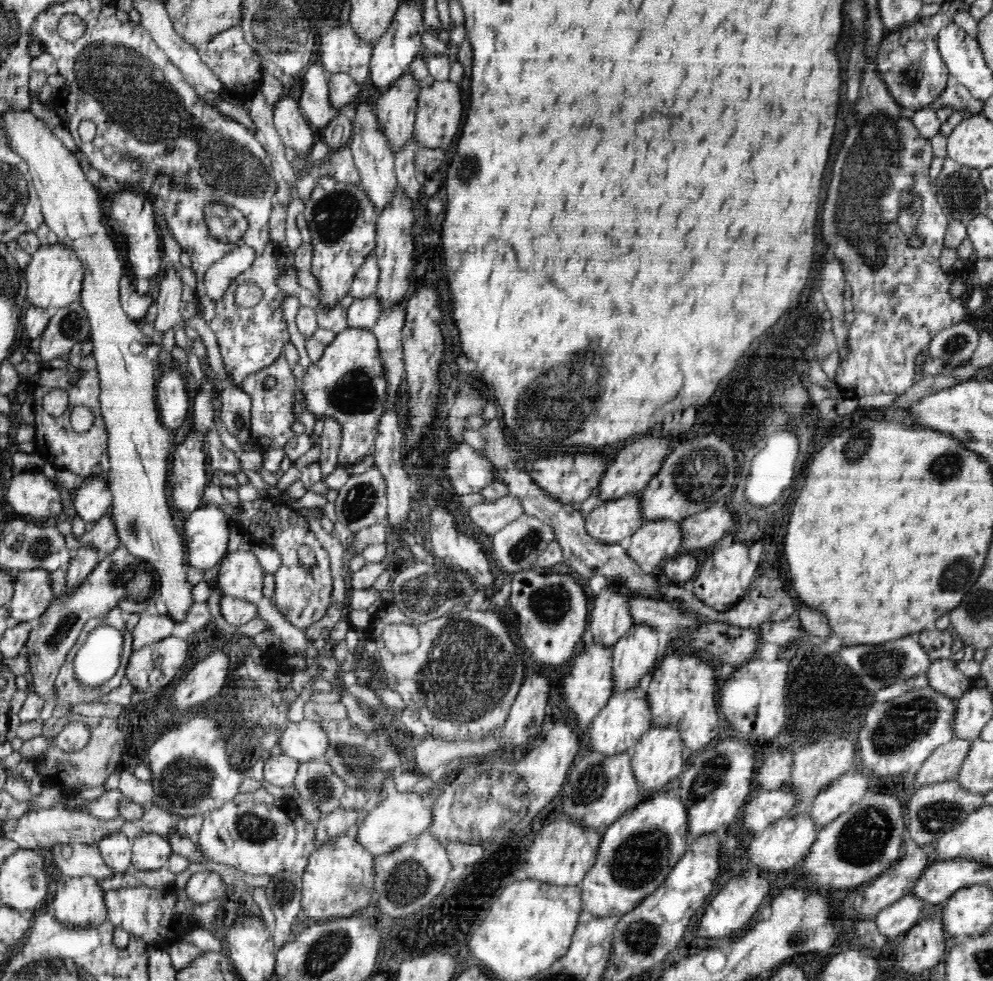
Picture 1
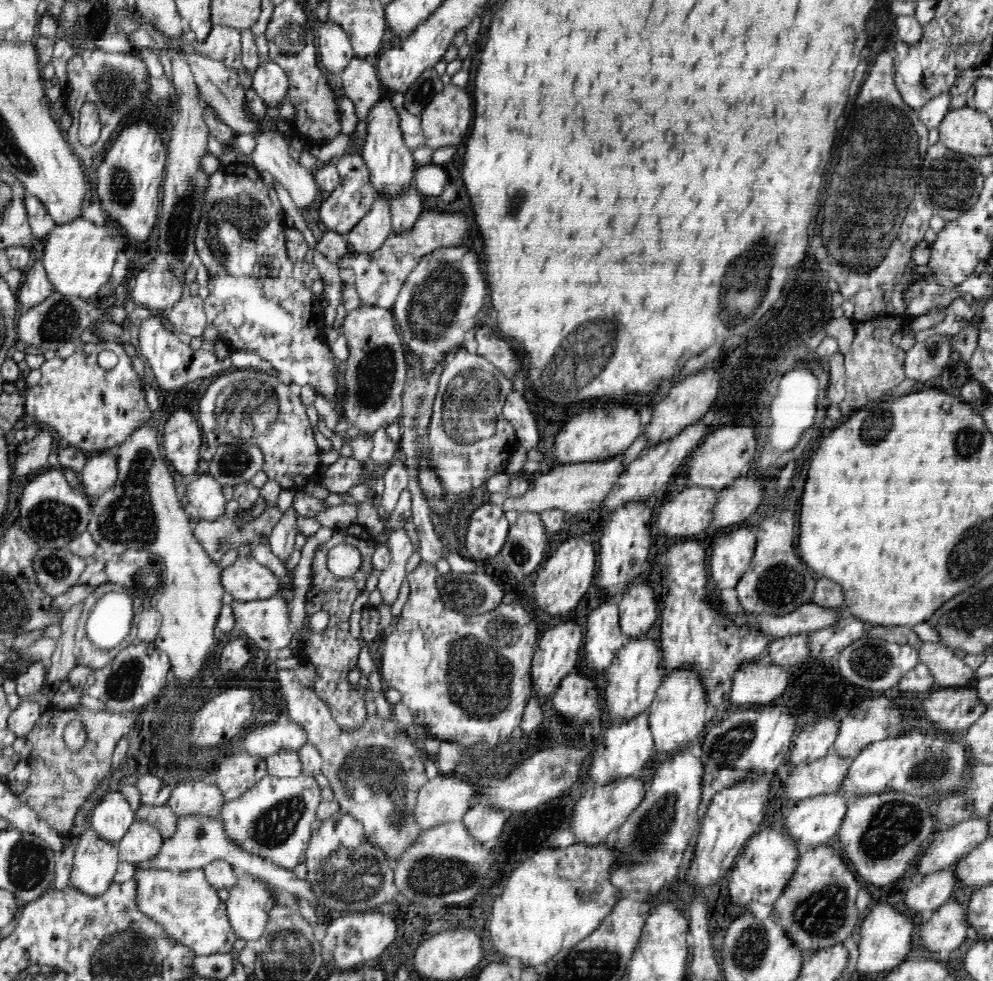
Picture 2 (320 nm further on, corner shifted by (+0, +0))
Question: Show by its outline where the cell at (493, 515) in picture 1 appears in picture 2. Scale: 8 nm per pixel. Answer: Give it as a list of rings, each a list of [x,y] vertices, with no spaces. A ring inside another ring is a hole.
[[[622,456],[612,457],[606,461],[579,462],[578,465],[557,466],[547,474],[536,474],[531,477],[530,487],[526,494],[518,497],[508,496],[502,510],[515,510],[518,514],[538,514],[546,508],[560,508],[561,514],[578,515],[586,514],[599,507],[606,494],[612,490],[616,480],[622,472]]]

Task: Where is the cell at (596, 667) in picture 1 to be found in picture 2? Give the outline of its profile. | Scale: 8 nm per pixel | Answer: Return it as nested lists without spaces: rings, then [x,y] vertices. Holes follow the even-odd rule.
[[[607,600],[589,613],[586,620],[584,652],[592,672],[608,669],[618,652],[629,641],[619,625],[619,608],[616,602]]]

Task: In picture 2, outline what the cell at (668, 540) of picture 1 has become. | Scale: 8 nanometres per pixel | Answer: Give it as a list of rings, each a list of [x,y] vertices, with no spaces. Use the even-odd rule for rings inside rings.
[[[700,486],[686,487],[660,508],[658,520],[654,524],[656,536],[666,534],[667,538],[687,540],[690,536],[694,536],[694,534],[700,534],[702,528],[709,527],[713,522],[712,510],[716,508],[716,498],[718,498],[718,491]]]

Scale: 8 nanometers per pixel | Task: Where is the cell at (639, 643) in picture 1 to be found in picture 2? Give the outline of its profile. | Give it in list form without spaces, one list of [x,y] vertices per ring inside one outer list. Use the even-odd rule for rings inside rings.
[[[640,580],[628,586],[628,592],[616,601],[619,625],[624,636],[642,637],[652,630],[658,618],[658,602],[648,582]]]

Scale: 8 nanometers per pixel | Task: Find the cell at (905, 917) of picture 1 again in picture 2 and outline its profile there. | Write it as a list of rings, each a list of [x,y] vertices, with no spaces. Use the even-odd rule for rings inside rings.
[[[948,867],[946,870],[941,870],[936,873],[928,873],[926,876],[913,876],[910,881],[906,880],[905,882],[912,882],[910,886],[908,886],[908,890],[906,890],[906,896],[904,899],[906,910],[910,912],[910,914],[922,914],[922,920],[927,921],[930,920],[930,916],[934,914],[934,911],[942,904],[948,902],[952,899],[952,892],[957,885],[956,876],[953,876],[953,867]]]

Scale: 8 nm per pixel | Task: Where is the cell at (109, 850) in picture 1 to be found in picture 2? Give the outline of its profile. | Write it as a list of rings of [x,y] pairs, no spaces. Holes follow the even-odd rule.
[[[110,792],[94,808],[90,828],[96,831],[100,839],[118,846],[120,839],[134,821],[135,812],[126,802],[126,797],[120,792]]]

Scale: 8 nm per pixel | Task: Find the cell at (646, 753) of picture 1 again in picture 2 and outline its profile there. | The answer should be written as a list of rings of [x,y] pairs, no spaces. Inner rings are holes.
[[[689,666],[665,675],[656,698],[648,708],[648,725],[654,734],[654,746],[658,752],[674,754],[684,748],[695,746],[700,741],[710,718],[707,710],[708,701],[705,700],[704,685],[700,684],[700,678],[697,670],[689,669]]]

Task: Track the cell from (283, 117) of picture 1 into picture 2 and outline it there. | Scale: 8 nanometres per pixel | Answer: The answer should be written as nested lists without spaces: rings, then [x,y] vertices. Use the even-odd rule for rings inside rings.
[[[261,60],[254,74],[252,88],[262,98],[266,106],[279,109],[288,101],[288,76],[283,68],[272,60]]]

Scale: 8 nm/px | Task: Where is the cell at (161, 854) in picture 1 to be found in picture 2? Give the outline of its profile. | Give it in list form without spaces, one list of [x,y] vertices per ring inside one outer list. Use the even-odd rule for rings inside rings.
[[[135,819],[117,846],[121,862],[140,863],[154,858],[163,845],[162,835],[146,820]]]

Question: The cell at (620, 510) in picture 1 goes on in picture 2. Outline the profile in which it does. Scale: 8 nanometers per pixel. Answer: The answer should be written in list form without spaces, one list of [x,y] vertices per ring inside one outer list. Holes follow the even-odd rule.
[[[702,418],[690,425],[684,432],[672,437],[670,441],[664,441],[663,444],[648,445],[642,454],[627,464],[625,471],[618,476],[616,484],[612,486],[612,490],[606,494],[606,498],[602,500],[605,515],[612,512],[617,506],[626,504],[630,501],[647,501],[654,496],[662,486],[666,485],[670,476],[676,472],[676,468],[683,464],[684,458],[696,449],[698,444],[702,443],[702,438],[706,434],[706,426],[708,423]]]

